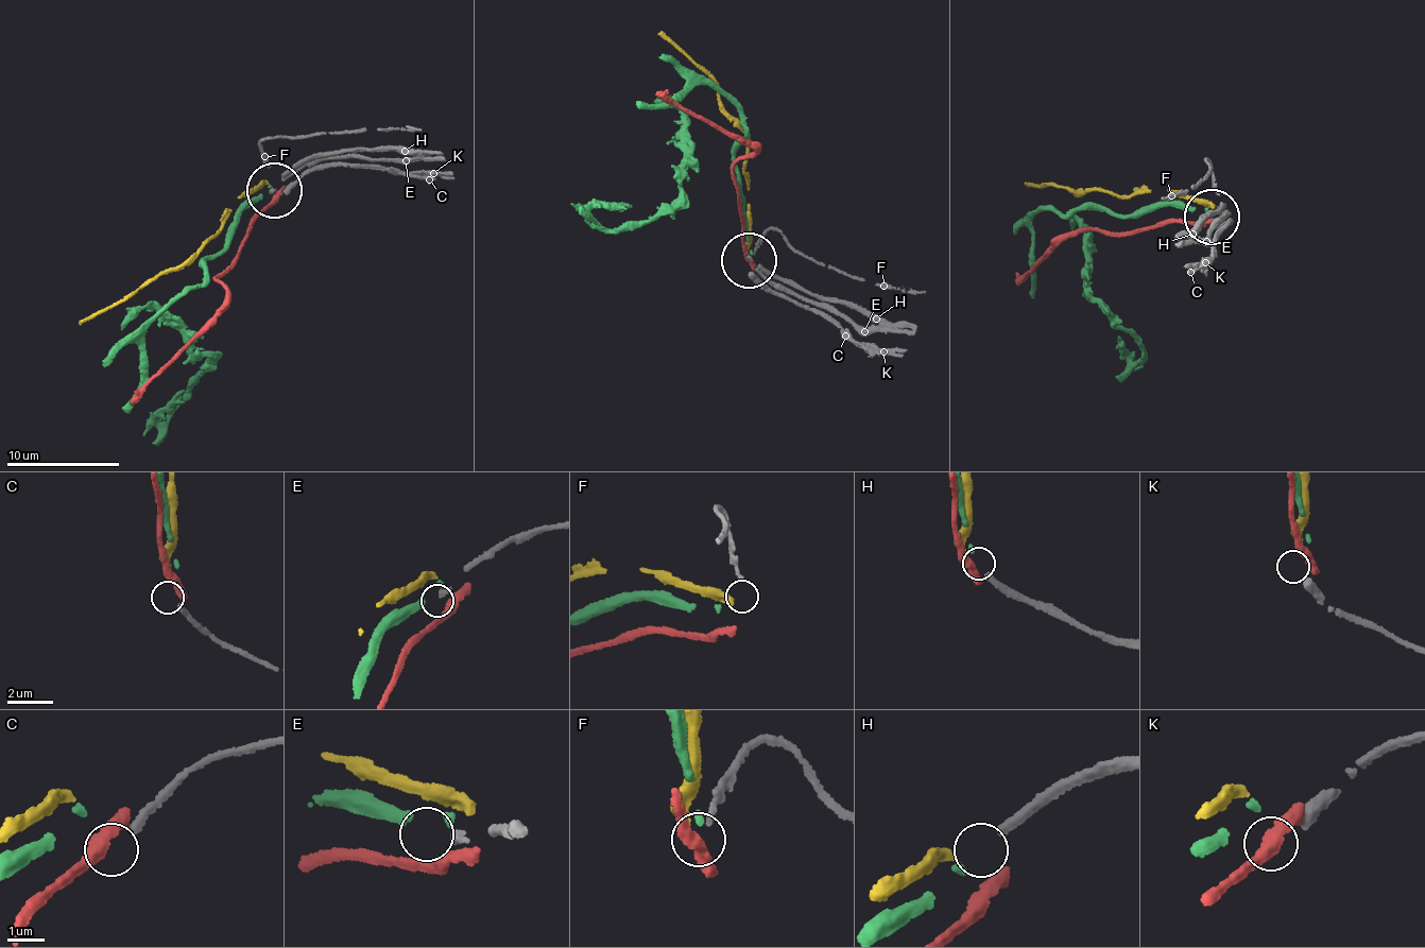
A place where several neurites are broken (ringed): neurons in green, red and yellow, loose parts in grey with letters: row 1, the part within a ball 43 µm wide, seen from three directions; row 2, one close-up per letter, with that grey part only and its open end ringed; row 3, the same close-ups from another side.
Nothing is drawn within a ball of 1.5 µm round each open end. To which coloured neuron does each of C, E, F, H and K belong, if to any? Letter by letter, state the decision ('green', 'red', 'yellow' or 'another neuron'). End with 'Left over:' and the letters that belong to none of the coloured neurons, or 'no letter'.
C: another neuron
E: another neuron
F: yellow
H: green
K: another neuron
Left over: C, E, K

